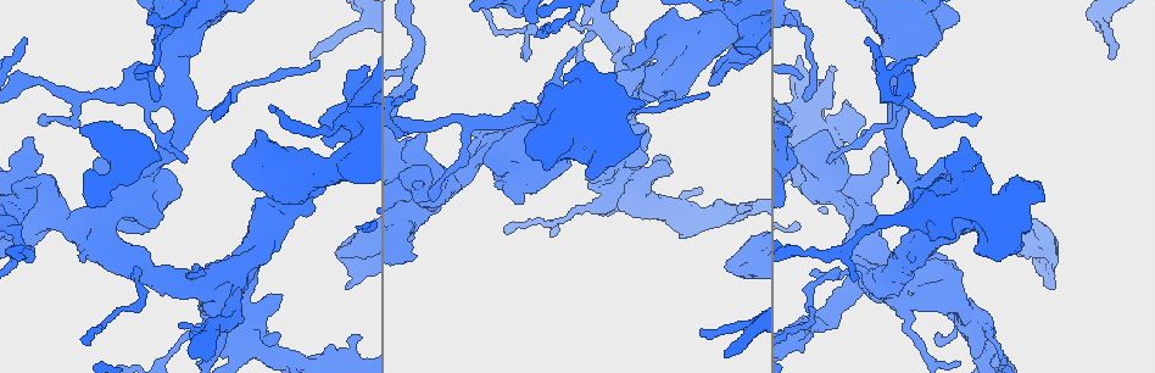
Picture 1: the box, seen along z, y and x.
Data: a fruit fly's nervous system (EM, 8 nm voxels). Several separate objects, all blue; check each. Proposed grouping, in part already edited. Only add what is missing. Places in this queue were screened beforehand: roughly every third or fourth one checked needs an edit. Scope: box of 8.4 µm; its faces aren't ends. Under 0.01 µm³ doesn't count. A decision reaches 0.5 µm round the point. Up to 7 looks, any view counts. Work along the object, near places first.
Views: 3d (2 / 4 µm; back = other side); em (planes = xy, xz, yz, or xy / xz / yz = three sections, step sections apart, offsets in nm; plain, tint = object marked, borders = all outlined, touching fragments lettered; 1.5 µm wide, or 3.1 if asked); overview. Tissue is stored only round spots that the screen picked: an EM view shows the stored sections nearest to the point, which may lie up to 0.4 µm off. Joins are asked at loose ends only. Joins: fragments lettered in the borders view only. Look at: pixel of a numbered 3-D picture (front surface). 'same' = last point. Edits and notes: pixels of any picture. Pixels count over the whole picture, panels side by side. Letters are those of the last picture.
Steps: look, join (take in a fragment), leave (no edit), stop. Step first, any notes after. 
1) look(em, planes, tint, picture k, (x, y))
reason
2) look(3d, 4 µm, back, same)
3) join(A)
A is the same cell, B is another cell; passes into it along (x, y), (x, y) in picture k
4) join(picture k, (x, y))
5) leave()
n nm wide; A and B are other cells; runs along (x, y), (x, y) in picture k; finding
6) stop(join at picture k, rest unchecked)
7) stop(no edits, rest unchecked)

look(em, planes, borders, picture 1, (1050, 289))
an open end

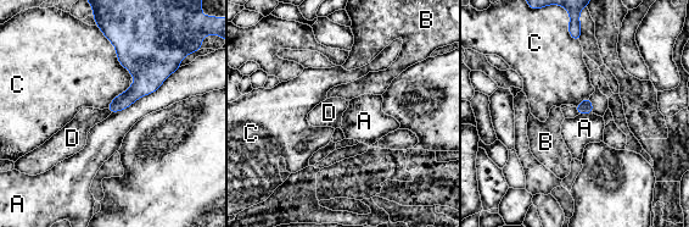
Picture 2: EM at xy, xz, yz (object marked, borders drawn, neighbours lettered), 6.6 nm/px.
join(picture 2, (569, 112))
D is the same cell, A, B and C are other cells; passes into it along (586, 106), (576, 109), (569, 112) in picture 2; it goes on there

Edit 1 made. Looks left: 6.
look(overview)
redraw

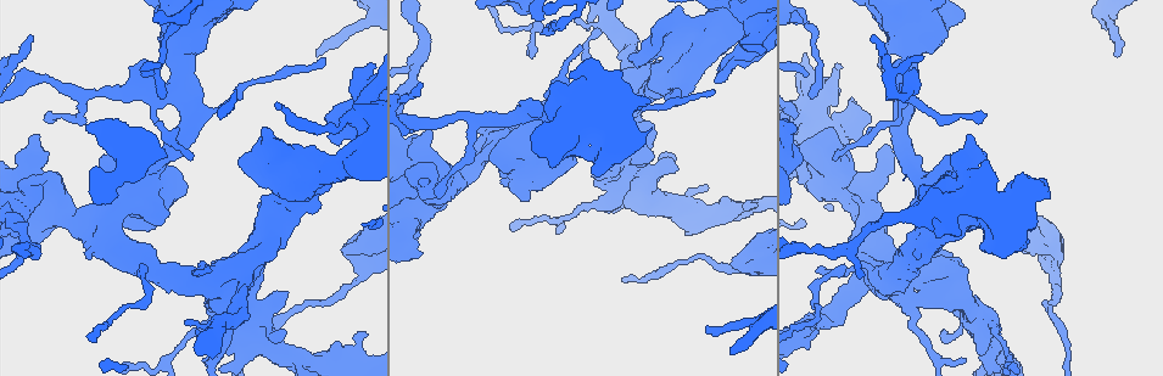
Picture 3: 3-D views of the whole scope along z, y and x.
look(em, xz, step 4, tint, picture 3, (422, 83))
free end

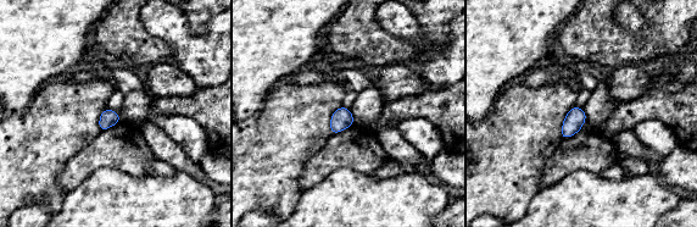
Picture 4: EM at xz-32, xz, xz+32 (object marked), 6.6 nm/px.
look(em, xy, step 8, borders, same)
cut it another way

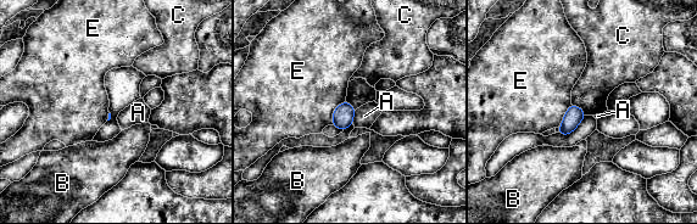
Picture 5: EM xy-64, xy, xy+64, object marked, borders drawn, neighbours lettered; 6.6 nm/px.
leave()
A, B, C and E are other cells; border along (356, 110), (352, 123) in picture 5; no lettered fragment goes on from it

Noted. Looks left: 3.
look(em, planes, borders, picture 3, (89, 249))
thick end

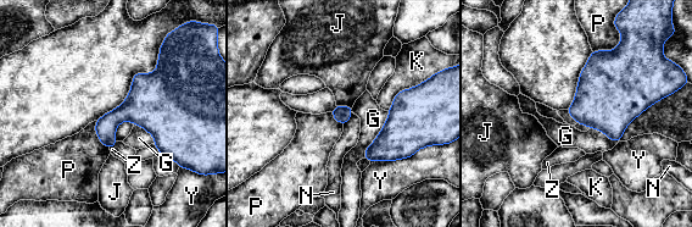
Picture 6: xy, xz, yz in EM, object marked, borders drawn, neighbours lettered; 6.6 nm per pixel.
leave()
G, J, K, N, P, Y and Z are other cells; border along (96, 121), (95, 133), (109, 149) in picture 6; no lettered fragment goes on from it

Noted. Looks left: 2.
stop(join at picture 2, rest unchecked)

